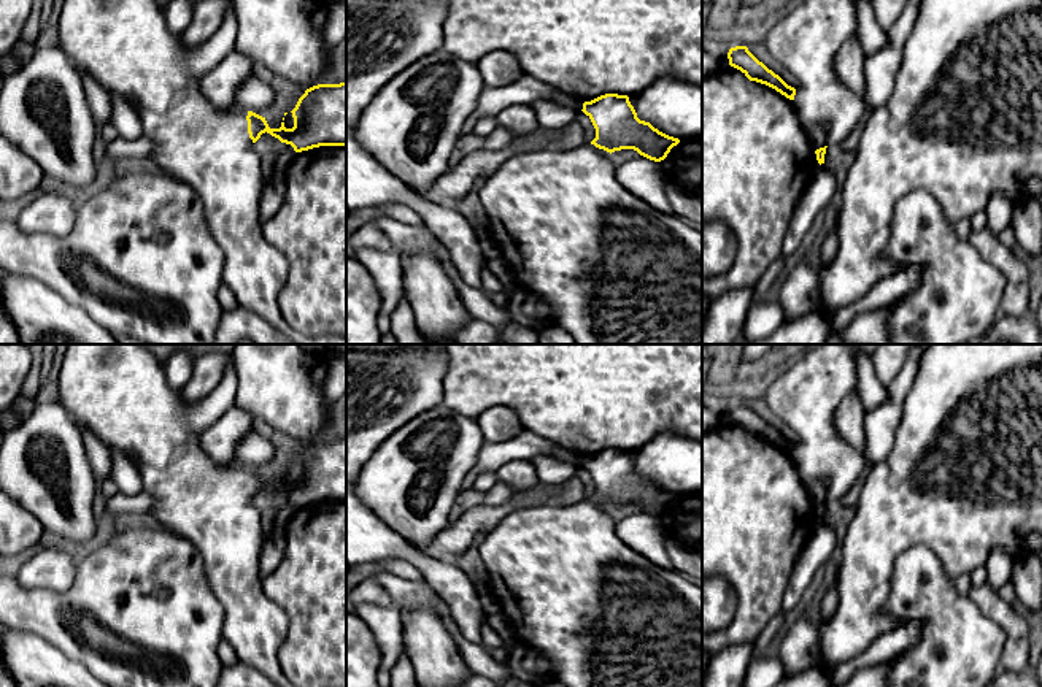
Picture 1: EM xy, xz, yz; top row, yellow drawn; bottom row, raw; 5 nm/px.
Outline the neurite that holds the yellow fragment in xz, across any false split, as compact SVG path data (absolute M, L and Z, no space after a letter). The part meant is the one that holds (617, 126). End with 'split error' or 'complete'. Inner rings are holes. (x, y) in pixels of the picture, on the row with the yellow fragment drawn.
M600 95L585 102L581 111L596 129L596 138L591 143L572 149L545 148L508 159L494 175L478 182L472 197L475 211L486 217L491 241L499 246L504 260L511 268L515 287L540 295L553 308L553 325L565 328L577 344L702 344L702 233L694 232L685 219L656 211L626 190L616 179L616 165L612 160L615 151L634 149L650 160L661 162L680 140L640 121L627 95Z | split error

